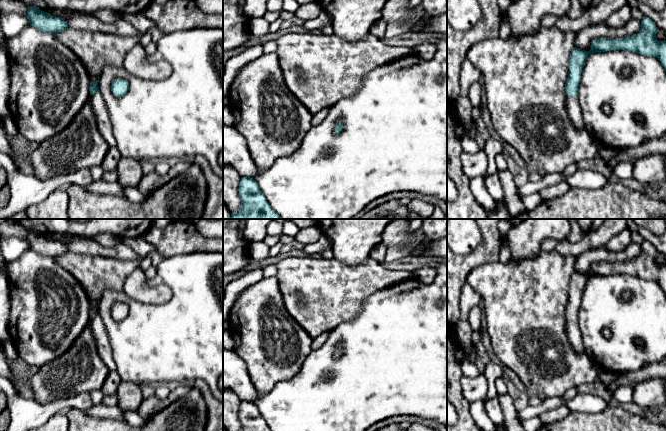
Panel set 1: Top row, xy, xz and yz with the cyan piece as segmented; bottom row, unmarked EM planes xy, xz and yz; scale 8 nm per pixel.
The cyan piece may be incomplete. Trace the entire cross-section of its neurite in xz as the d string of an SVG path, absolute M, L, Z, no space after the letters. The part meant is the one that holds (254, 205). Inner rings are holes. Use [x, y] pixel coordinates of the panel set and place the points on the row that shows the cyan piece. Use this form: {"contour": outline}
{"contour": "M242 177L238 191L241 207L231 213L230 219L281 219L267 202L254 178Z"}

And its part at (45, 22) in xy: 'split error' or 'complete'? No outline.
complete

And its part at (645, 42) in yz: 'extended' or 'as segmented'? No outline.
extended

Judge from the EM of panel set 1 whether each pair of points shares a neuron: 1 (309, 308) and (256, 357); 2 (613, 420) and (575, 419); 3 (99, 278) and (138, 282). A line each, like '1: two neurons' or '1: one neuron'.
1: two neurons
2: one neuron
3: two neurons

